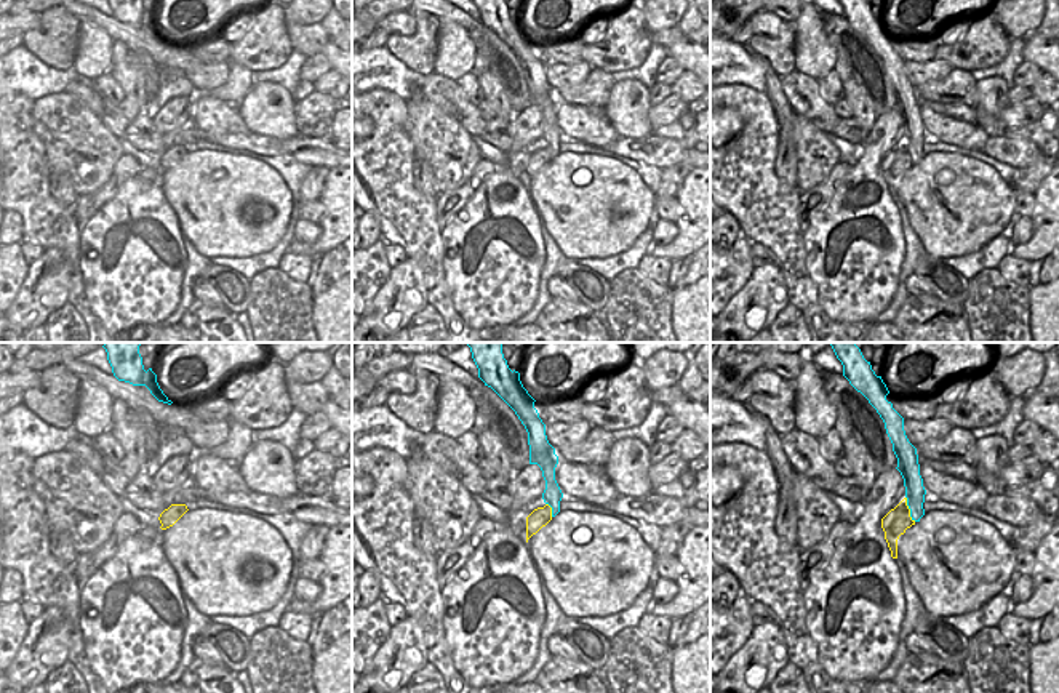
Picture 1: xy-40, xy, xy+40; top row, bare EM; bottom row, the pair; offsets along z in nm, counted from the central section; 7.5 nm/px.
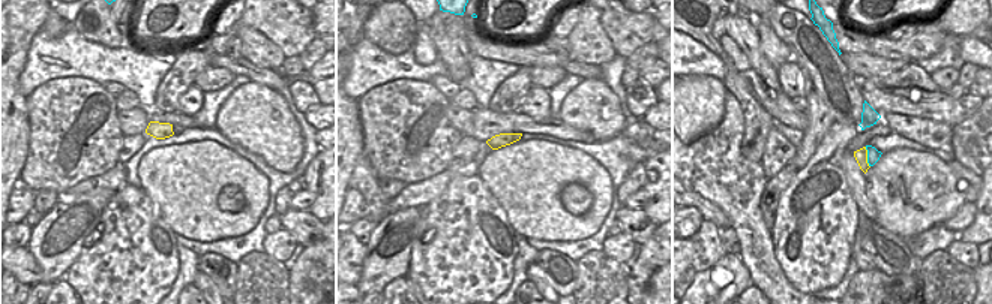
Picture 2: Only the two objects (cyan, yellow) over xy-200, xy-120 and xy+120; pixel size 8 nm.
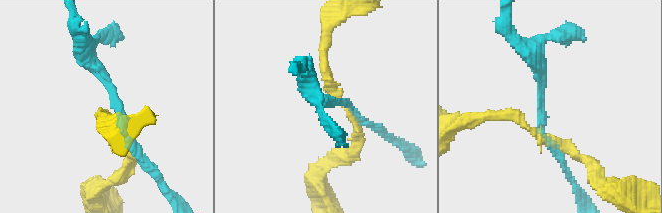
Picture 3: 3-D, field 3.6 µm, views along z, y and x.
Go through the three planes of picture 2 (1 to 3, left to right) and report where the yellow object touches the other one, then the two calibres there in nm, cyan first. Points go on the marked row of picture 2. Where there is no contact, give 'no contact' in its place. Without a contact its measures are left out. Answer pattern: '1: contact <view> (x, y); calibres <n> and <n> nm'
1: no contact
2: no contact
3: contact xy+120 (868, 157); calibres 100 and 100 nm

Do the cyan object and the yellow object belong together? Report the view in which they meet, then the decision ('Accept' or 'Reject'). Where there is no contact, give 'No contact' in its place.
Touches cyan in xy+40. Reject.

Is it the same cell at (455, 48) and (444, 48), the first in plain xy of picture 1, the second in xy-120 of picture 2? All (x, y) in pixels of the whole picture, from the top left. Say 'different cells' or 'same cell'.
different cells

